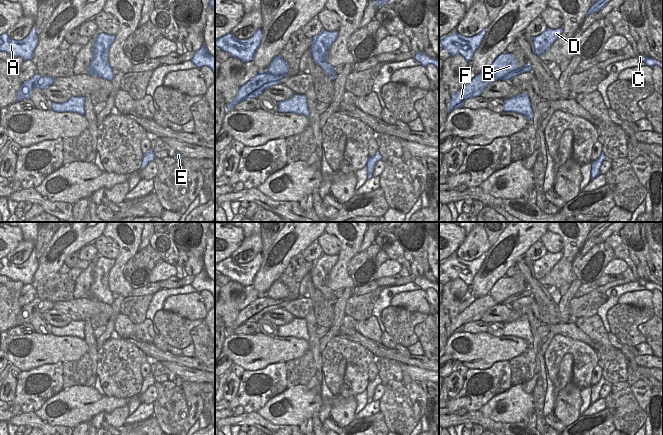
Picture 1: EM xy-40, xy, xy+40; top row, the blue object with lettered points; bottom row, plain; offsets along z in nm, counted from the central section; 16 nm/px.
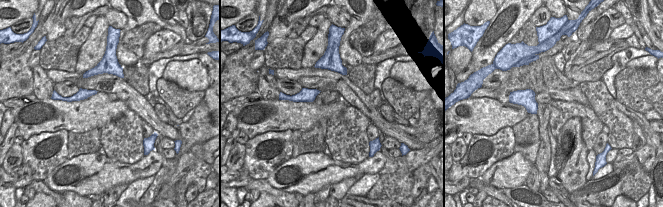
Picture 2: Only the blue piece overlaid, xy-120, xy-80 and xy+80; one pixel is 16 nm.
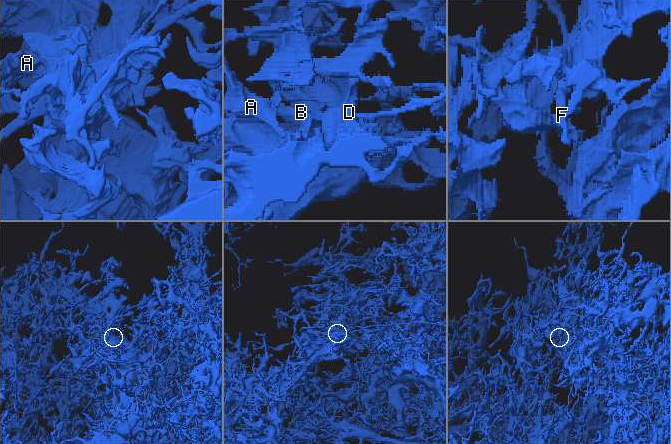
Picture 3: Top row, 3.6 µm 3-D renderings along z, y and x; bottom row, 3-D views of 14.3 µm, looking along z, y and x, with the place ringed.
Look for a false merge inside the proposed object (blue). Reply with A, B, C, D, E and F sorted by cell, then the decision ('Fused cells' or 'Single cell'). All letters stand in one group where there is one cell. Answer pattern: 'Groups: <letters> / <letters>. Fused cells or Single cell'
Groups: A C D E / B F. Fused cells.

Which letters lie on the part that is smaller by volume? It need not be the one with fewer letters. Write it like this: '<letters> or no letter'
B, F

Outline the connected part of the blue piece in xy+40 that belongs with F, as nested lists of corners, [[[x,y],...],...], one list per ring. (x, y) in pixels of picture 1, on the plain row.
[[[512,277],[500,278],[488,295],[477,298],[470,306],[451,319],[448,336],[461,332],[467,323],[481,320],[482,315],[491,307],[504,302],[519,292],[519,286]]]

